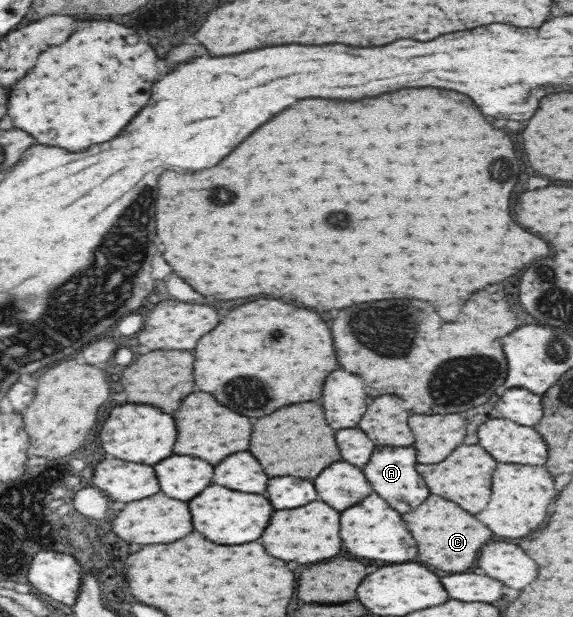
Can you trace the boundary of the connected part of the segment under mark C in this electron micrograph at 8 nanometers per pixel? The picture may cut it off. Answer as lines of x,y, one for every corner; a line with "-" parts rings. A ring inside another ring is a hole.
428,497
422,505
418,505
414,511
402,515
408,531
414,535
418,545
418,561
424,565
430,565
434,569
446,571
446,573
464,573
468,567
474,565
478,551
486,545
486,541
492,537
488,533
488,527
482,525
476,517
460,509
456,503
446,501
442,497

